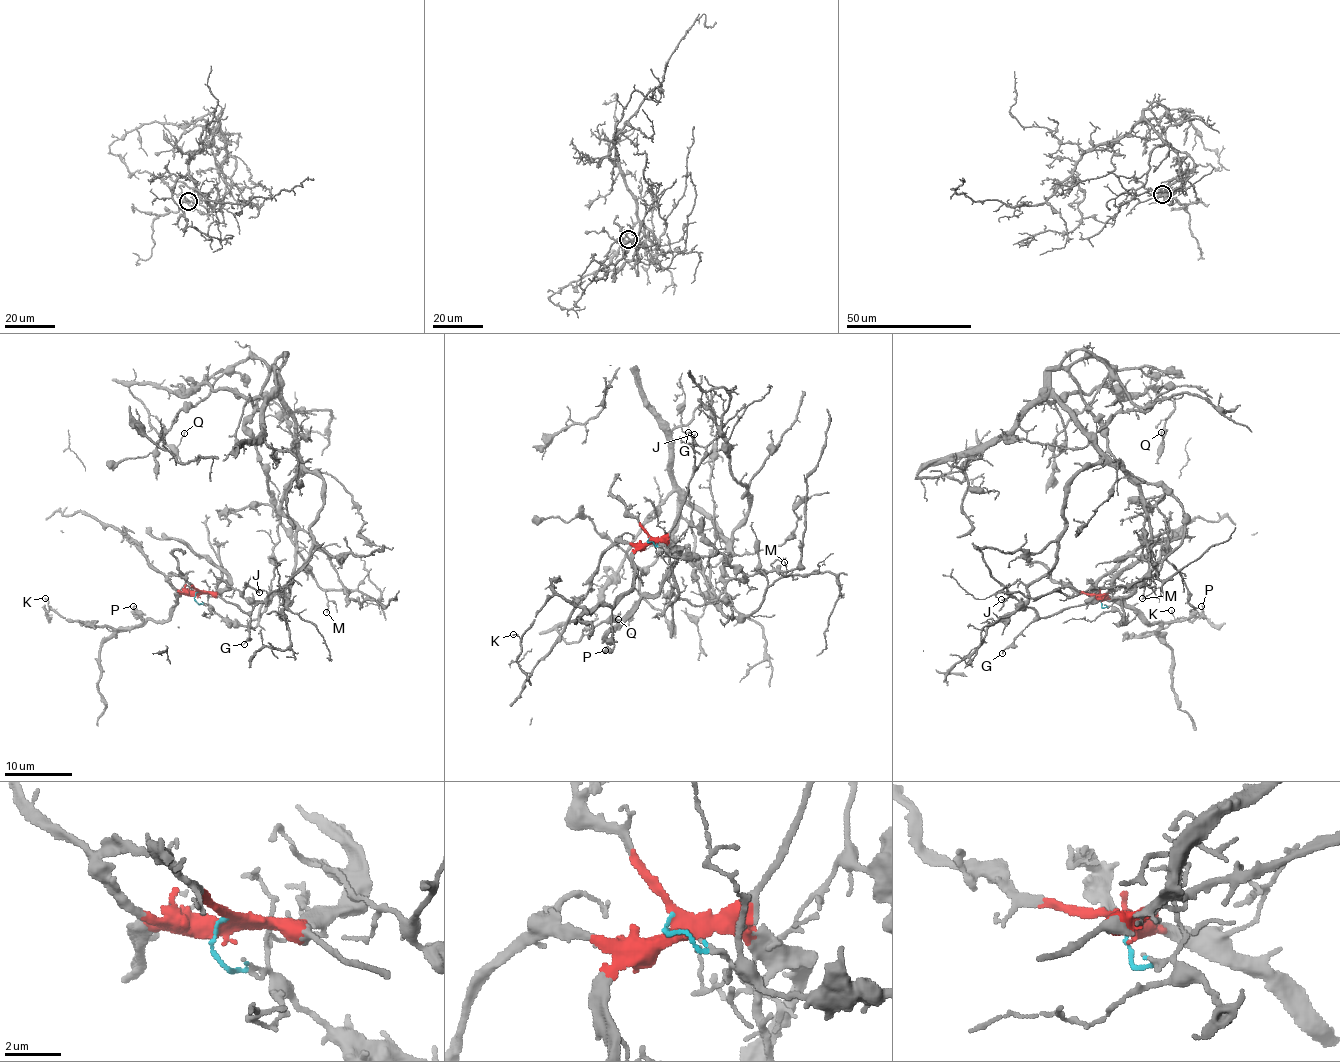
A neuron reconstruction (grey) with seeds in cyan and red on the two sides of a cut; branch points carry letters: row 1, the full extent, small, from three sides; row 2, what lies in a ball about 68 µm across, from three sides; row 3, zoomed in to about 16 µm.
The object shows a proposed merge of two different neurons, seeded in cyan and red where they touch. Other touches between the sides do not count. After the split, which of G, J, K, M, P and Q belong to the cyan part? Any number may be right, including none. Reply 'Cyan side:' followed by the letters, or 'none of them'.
Cyan side: M, Q

